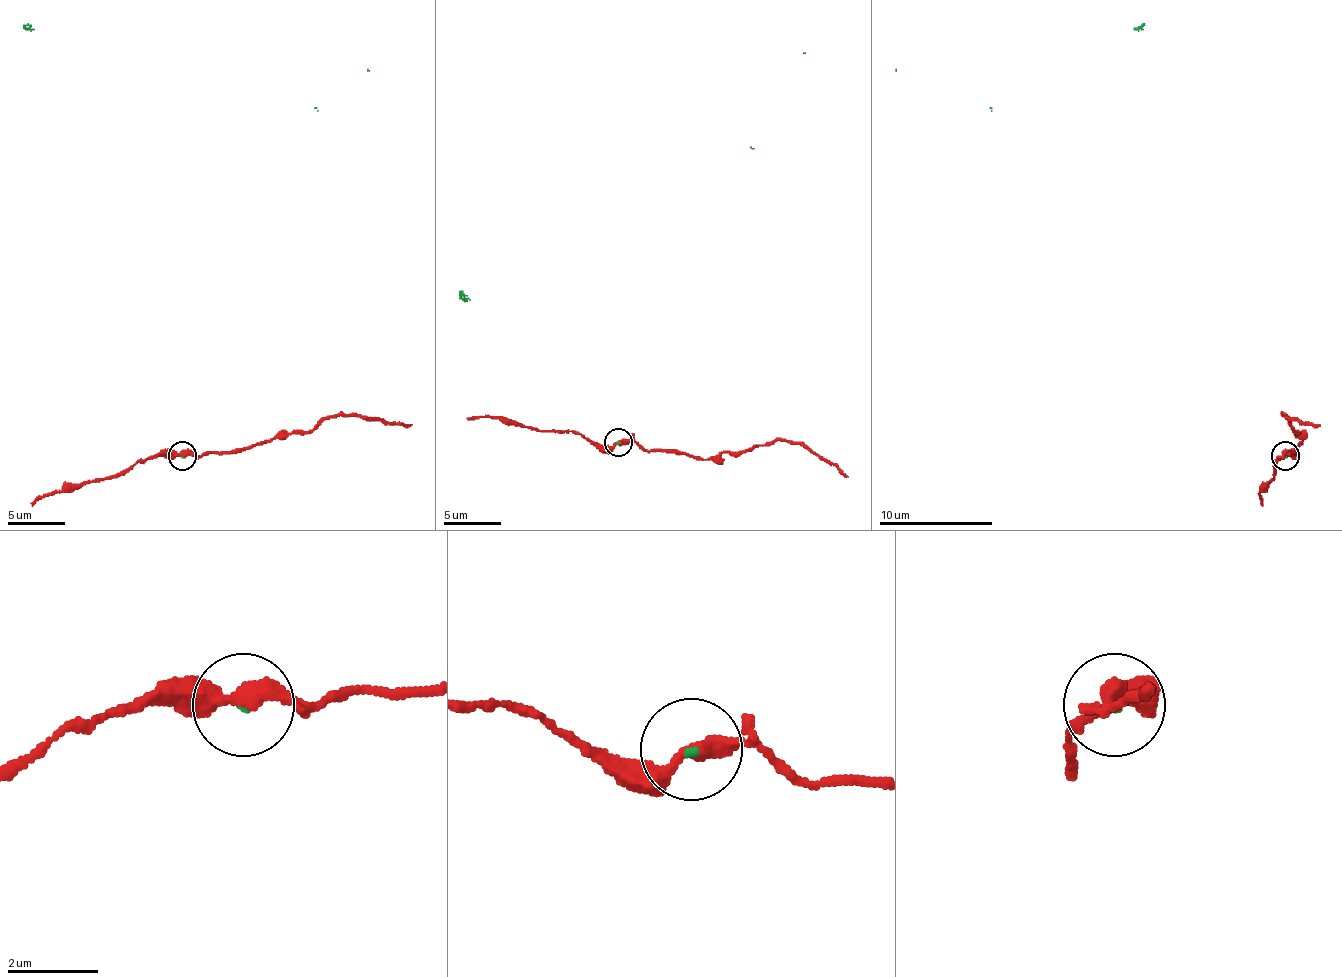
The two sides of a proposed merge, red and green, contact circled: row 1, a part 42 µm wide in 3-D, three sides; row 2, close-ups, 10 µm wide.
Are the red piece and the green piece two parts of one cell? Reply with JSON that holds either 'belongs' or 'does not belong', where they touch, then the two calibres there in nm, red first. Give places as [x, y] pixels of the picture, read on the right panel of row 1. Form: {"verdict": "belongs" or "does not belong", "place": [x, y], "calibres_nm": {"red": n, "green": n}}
{"verdict": "belongs", "place": [1285, 456], "calibres_nm": {"red": 360, "green": 50}}

